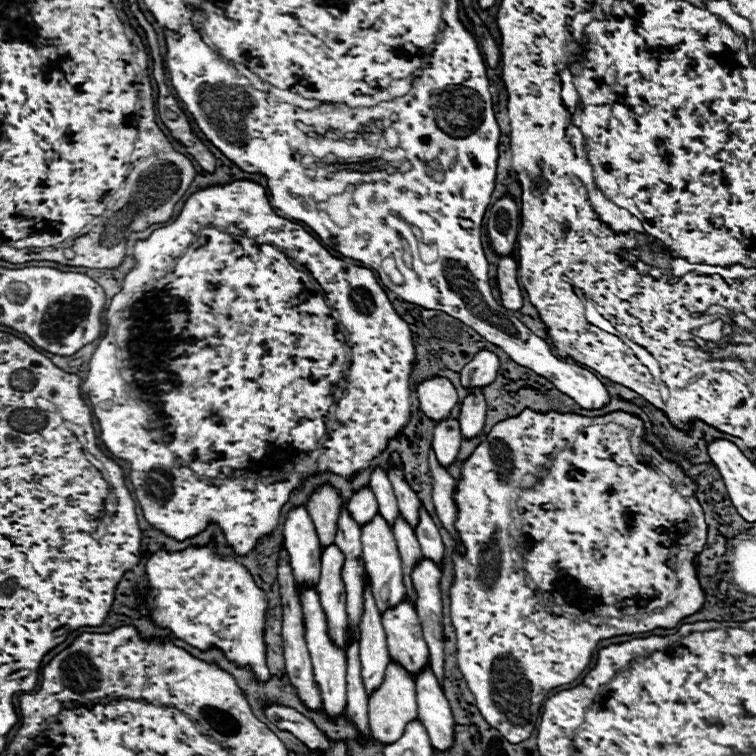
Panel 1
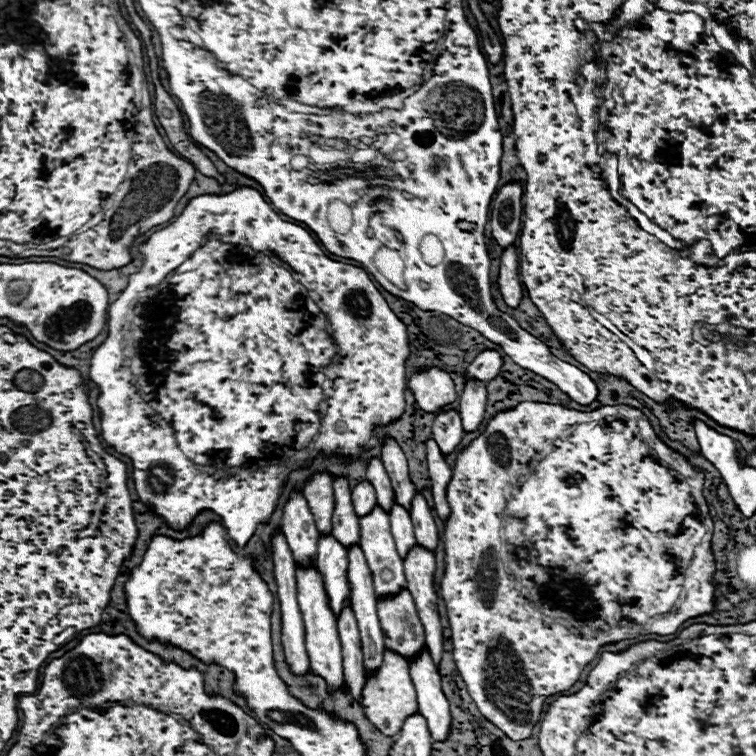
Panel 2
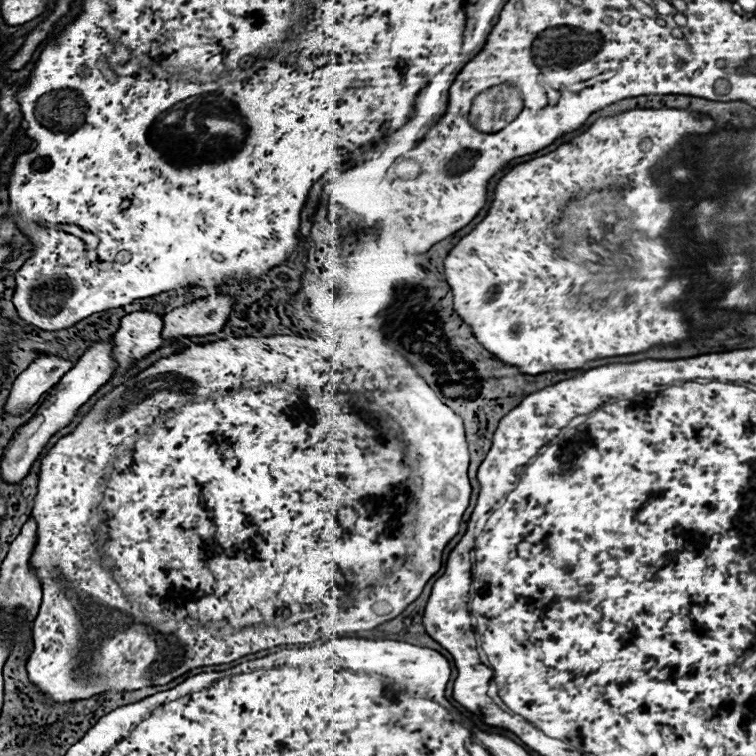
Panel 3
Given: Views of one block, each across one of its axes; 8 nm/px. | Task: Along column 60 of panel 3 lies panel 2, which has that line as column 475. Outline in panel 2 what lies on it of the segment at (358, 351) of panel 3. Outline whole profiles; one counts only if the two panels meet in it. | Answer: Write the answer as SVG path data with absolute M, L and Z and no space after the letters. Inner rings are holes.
M520 402L514 408L496 412L496 416L488 420L484 432L478 438L474 438L462 452L458 452L456 464L452 468L452 478L446 492L450 504L450 516L444 522L444 536L442 536L446 570L440 580L440 598L446 604L448 624L452 630L454 664L462 680L466 682L472 700L476 702L480 712L484 712L484 718L492 720L492 724L496 724L512 740L528 738L532 734L532 728L540 720L546 698L568 690L580 680L582 670L592 660L590 644L586 642L584 646L584 628L588 628L588 632L596 638L598 646L604 646L604 644L616 644L626 638L636 638L636 626L644 628L646 624L648 632L656 630L656 634L674 634L682 622L696 616L712 614L716 608L714 604L716 586L712 584L712 576L716 572L716 560L712 554L714 522L710 518L706 498L702 496L704 474L702 478L698 478L700 472L690 468L682 456L674 454L670 460L668 454L660 458L656 446L652 442L644 442L644 438L640 436L640 426L648 426L648 418L644 416L644 412L626 404L600 406L600 408L604 408L598 414L602 418L592 420L596 418L594 410L578 412L572 408L564 408L560 404ZM660 616L668 616L668 620L654 622ZM526 684L528 690L532 692L526 690Z

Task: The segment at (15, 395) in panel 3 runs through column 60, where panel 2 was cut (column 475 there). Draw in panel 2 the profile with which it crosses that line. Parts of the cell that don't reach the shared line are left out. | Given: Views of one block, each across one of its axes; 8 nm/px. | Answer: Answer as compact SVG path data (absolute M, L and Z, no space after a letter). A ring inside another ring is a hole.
M484 350L466 368L466 376L464 378L476 378L476 380L488 382L488 380L492 380L492 378L496 378L500 374L502 364L504 364L504 360L502 360L500 352L496 352L496 350Z

